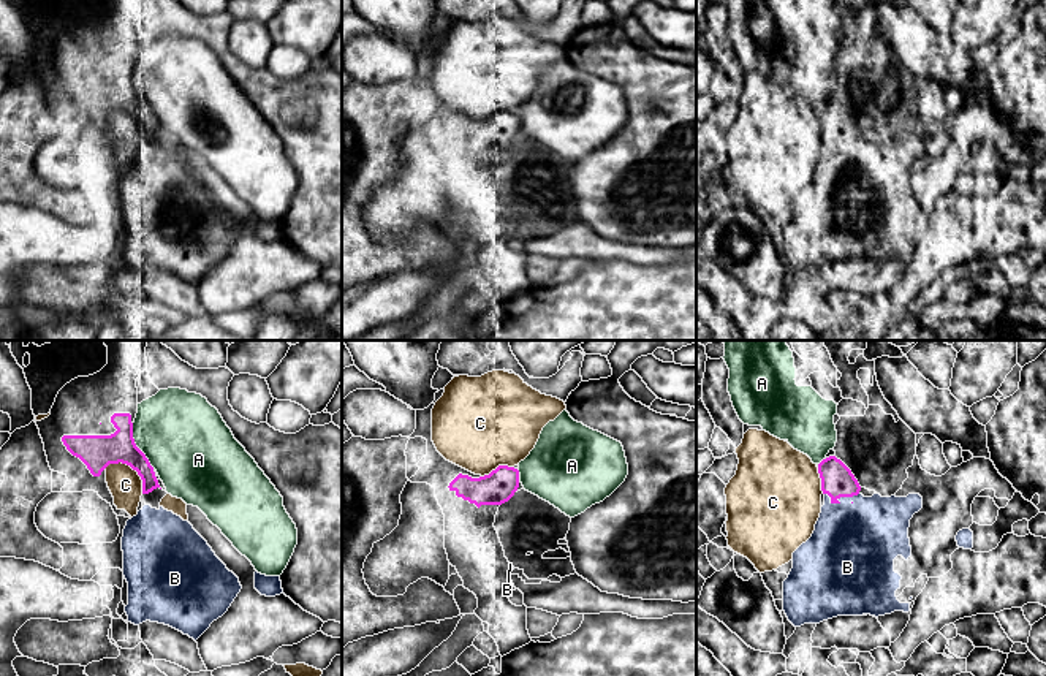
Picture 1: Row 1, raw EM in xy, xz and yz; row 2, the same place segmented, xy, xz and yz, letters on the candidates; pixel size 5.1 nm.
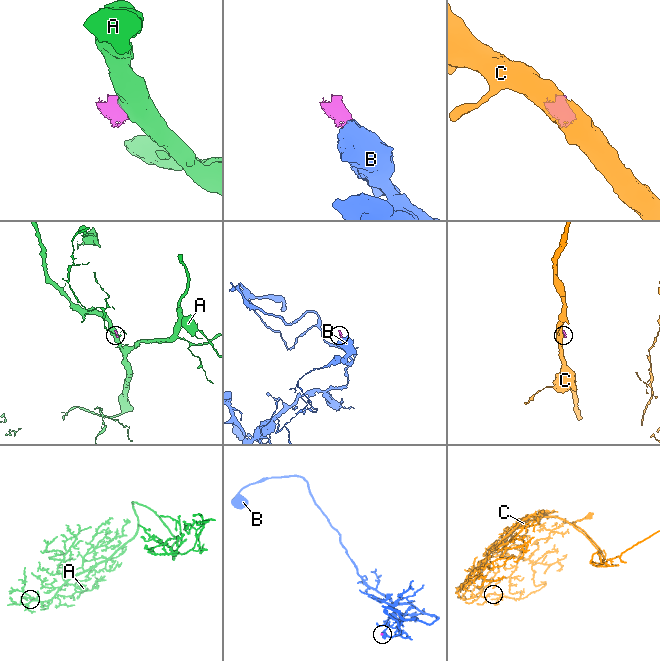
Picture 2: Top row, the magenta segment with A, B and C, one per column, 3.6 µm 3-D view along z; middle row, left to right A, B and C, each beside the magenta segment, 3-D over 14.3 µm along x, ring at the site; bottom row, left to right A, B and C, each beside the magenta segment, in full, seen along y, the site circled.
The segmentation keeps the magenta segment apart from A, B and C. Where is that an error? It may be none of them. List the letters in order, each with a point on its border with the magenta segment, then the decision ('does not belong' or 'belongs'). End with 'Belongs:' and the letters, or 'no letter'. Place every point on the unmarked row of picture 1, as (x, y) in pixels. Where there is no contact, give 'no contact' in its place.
A: meets magenta in xy at (135, 91); does not belong
B: meets magenta in yz at (841, 141); belongs
C: meets magenta in xy at (132, 113); does not belong
Belongs: B

